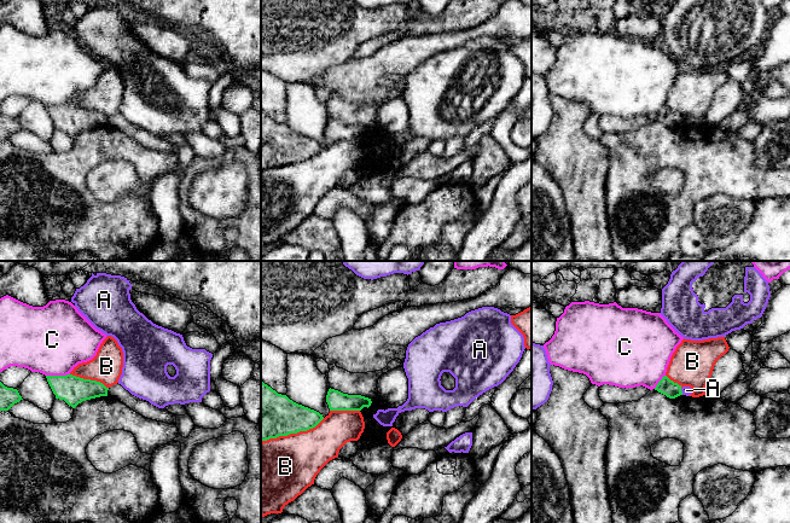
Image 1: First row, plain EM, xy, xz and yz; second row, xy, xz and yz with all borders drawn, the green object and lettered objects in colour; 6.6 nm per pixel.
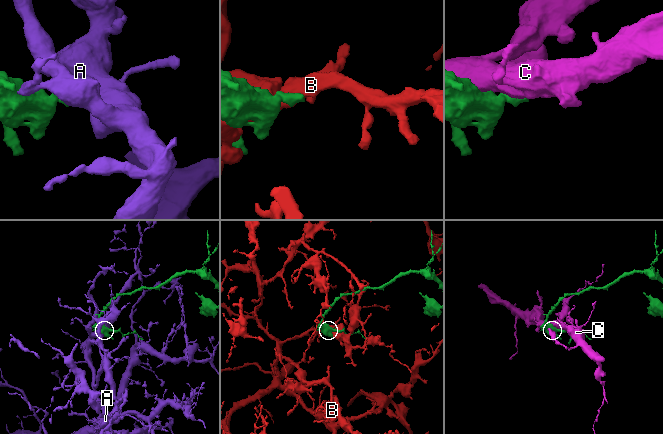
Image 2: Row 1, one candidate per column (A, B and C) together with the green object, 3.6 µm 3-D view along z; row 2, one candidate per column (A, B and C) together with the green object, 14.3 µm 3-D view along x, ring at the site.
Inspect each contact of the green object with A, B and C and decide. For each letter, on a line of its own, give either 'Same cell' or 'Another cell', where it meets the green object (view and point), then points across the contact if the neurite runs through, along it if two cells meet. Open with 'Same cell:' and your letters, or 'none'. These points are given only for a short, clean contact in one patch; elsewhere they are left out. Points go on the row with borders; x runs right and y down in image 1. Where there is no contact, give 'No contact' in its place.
Same cell: none
A: Another cell. Touches green at yz (681, 391). Boundary: yz (680, 388), (683, 394)
B: Another cell. Touches green at xz (292, 433)
C: Another cell. Touches green at xy (57, 376)

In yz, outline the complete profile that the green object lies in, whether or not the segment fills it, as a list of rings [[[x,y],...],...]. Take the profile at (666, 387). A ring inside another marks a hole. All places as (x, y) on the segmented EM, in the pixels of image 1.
[[[667,376],[662,377],[662,379],[656,385],[655,390],[666,395],[669,399],[675,399],[682,395],[681,385],[679,385],[678,383],[674,383]]]

